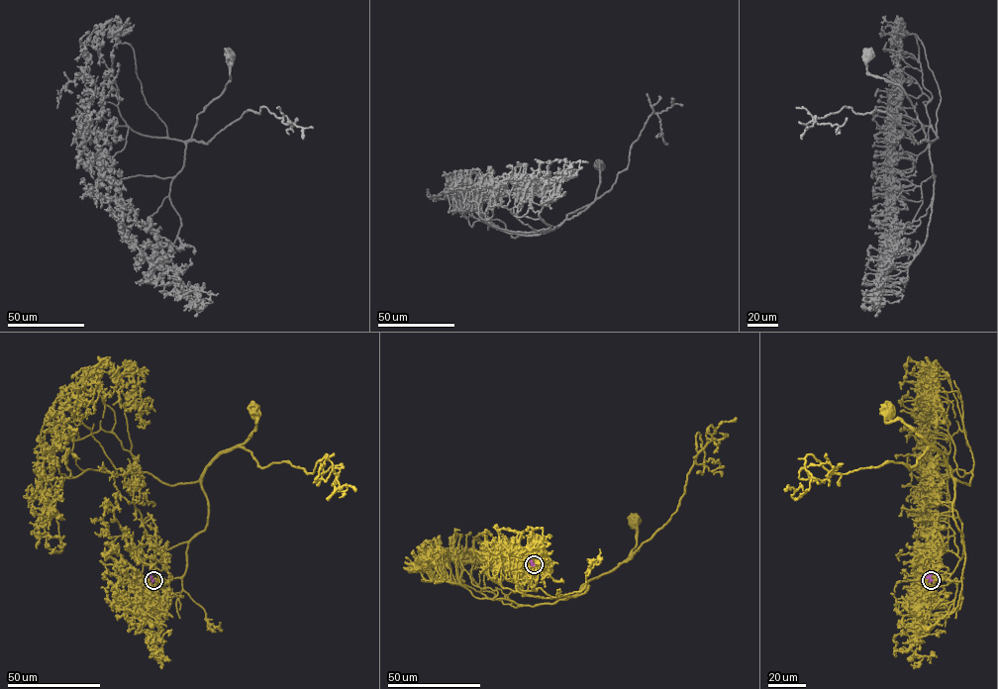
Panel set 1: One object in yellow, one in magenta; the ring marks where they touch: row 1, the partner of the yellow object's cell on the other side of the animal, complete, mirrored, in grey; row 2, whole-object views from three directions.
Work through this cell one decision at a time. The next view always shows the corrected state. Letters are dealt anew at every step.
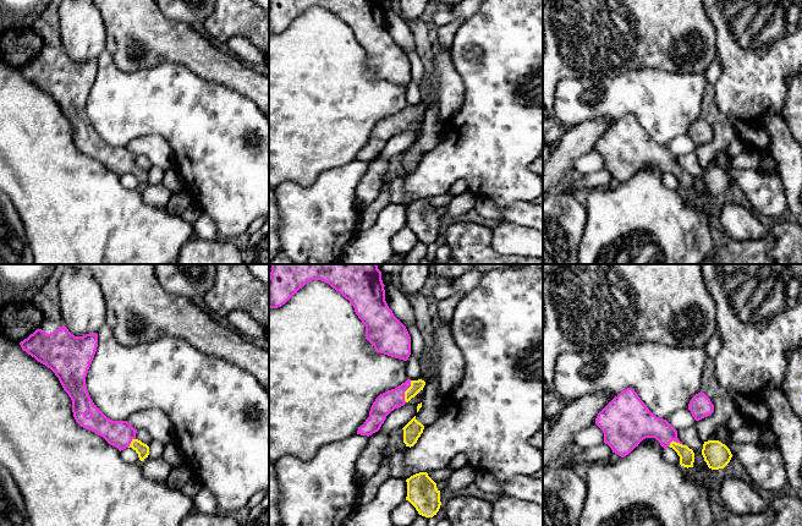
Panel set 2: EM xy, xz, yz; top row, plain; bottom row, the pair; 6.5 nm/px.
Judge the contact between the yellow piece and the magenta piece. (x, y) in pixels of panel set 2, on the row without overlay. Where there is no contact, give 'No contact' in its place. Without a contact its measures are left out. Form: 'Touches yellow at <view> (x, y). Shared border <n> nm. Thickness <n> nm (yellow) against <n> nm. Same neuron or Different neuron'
Touches yellow at xz (405, 118). Shared border 150 nm. Thickness 80 nm (yellow) against 140 nm. Same neuron

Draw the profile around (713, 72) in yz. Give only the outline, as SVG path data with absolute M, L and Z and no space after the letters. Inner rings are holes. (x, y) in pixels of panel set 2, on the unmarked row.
M718 59L713 60L704 73L705 73L708 84L715 84L715 82L719 80L721 75L720 61Z

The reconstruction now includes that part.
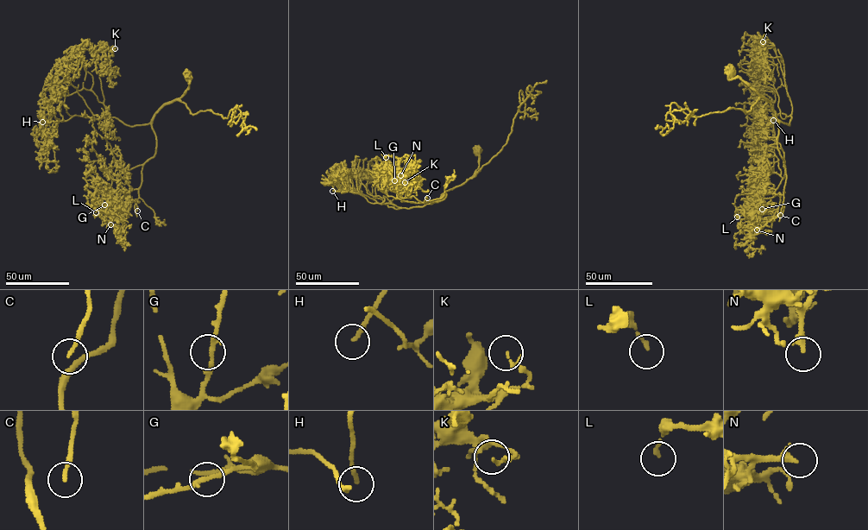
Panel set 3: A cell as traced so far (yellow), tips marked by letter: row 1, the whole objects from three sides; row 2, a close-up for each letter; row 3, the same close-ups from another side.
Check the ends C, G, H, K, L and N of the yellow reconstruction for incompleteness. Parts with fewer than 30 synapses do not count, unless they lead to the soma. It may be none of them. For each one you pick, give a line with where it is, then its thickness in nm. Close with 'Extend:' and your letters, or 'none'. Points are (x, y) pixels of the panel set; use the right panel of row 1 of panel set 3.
C: at (780, 215); 120 nm thick
H: at (773, 120); 160 nm thick
N: at (757, 230); 320 nm thick
Extend: C, H, N

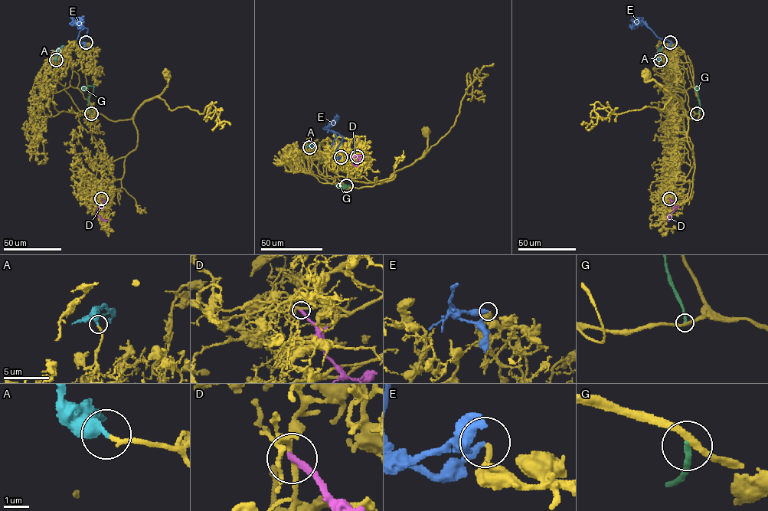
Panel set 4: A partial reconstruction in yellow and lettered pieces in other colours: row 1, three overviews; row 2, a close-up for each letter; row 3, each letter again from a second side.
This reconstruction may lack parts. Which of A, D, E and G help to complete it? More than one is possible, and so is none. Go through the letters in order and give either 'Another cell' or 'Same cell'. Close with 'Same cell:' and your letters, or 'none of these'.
A: Same cell
D: Another cell
E: Another cell
G: Another cell
Same cell: A

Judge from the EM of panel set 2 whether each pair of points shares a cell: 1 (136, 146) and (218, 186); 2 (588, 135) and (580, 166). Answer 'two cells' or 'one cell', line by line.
1: two cells
2: two cells

